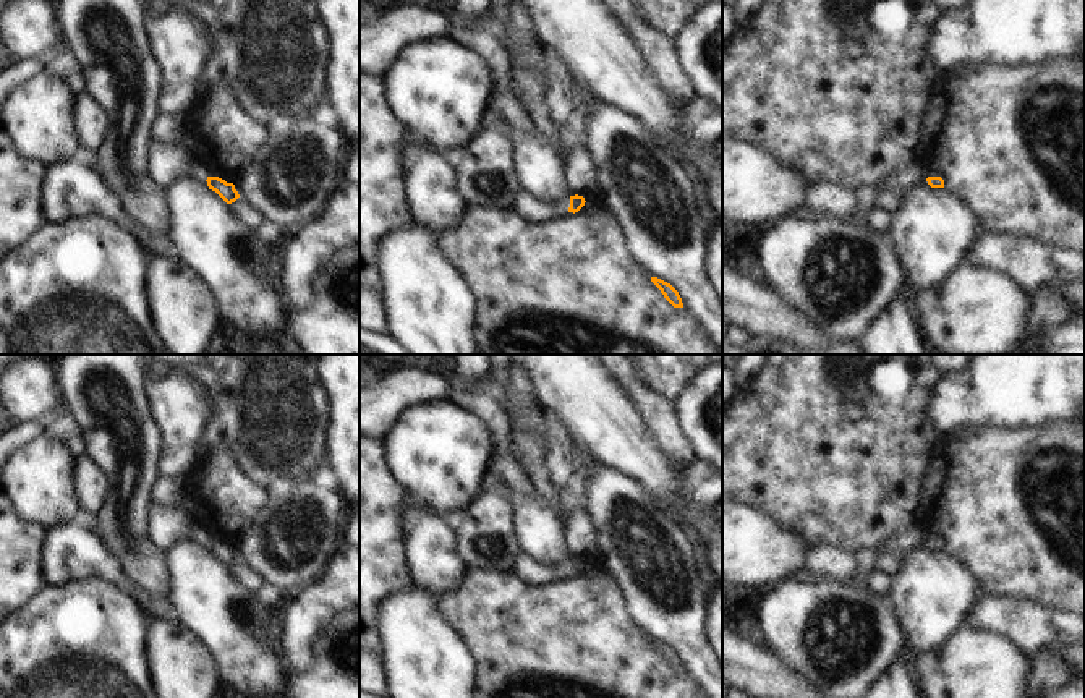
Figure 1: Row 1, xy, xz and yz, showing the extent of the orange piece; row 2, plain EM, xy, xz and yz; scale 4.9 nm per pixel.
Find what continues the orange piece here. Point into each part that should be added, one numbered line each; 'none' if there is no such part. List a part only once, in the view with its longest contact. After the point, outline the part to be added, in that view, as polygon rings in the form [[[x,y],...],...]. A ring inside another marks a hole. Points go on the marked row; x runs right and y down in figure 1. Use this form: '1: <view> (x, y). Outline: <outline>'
1: xz (530, 209). Outline: [[[518,189],[513,196],[512,211],[515,211],[523,220],[531,223],[542,223],[562,215],[570,207],[570,199],[560,199],[557,202],[542,202],[534,199],[525,189]]]

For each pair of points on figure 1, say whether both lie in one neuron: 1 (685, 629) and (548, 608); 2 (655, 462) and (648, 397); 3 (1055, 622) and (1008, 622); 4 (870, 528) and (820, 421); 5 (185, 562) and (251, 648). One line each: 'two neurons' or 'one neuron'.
1: two neurons
2: two neurons
3: one neuron
4: one neuron
5: one neuron

